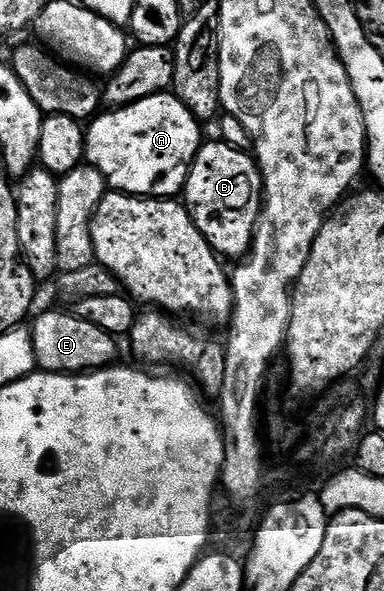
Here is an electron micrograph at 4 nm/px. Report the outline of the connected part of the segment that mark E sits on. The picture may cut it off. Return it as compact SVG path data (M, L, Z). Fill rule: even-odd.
M45 312L31 324L36 367L43 372L58 374L88 374L110 367L116 361L113 359L117 356L118 341L99 330L99 326L91 326L91 322L83 322L78 316L65 312Z

